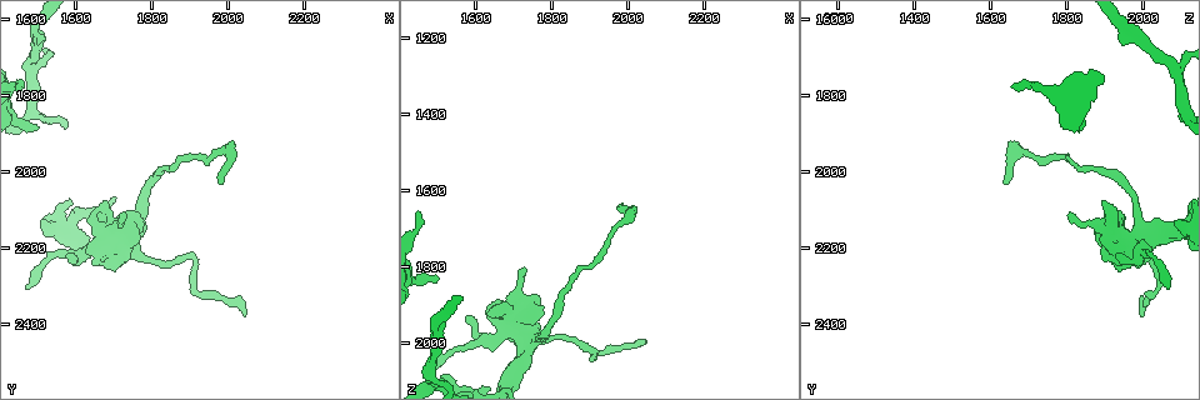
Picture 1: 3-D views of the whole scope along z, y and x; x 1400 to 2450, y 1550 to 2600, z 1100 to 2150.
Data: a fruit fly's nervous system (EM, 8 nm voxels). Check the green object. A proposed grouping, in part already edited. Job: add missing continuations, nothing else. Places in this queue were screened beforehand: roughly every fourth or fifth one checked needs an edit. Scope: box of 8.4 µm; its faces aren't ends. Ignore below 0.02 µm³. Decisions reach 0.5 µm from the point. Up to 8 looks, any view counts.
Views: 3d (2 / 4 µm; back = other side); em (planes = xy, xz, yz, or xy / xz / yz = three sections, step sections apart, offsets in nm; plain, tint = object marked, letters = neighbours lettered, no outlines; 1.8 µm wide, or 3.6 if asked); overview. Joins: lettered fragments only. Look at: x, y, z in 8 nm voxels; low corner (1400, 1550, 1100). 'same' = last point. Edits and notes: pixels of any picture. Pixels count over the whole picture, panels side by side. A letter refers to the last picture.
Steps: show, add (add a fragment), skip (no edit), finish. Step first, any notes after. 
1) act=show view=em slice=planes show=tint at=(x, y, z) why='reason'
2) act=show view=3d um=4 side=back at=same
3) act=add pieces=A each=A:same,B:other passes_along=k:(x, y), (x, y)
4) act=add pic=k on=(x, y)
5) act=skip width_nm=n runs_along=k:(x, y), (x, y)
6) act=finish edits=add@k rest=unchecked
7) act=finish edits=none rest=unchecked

act=show view=3d um=2 at=(2045, 2375, 1995) why='branch stops here'

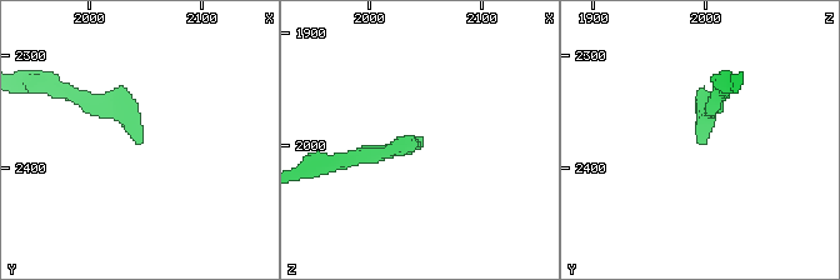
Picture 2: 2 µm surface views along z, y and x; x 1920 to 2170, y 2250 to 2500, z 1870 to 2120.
act=show view=em slice=planes show=letters at=(2046, 2380, 1998)

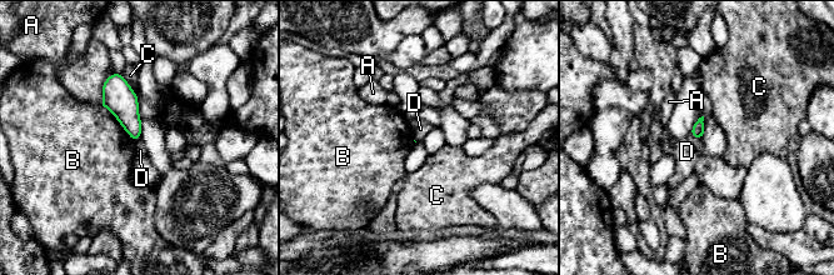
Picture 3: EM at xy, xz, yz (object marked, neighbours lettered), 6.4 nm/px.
act=skip each=A:other,B:other,C:other,D:other found='no lettered fragment goes on from it'

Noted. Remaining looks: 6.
act=show view=em um=3.6 slice=planes show=letters at=(1570, 2215, 1925) why='an open end'

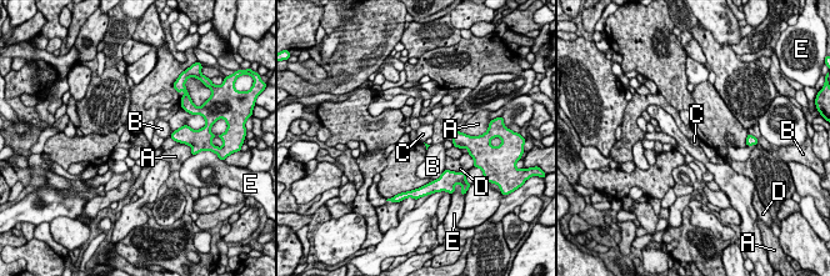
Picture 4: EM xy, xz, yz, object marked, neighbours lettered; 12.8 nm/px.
act=skip each=A:other,B:other,C:other,D:other,E:other border=4:(170, 138), (178, 142) found='no lettered fragment goes on from it'

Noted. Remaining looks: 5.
act=show view=em slice=planes show=letters at=(1495, 1890, 1825) why='free end'

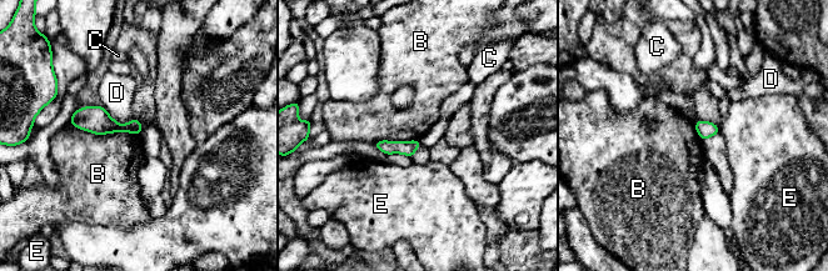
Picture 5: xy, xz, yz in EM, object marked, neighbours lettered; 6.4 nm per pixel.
act=skip each=B:other,C:other,D:other,E:other border=5:(69, 123), (95, 134), (139, 135) found='no lettered fragment goes on from it'

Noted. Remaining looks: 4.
act=finish edits=none rest=unchecked

